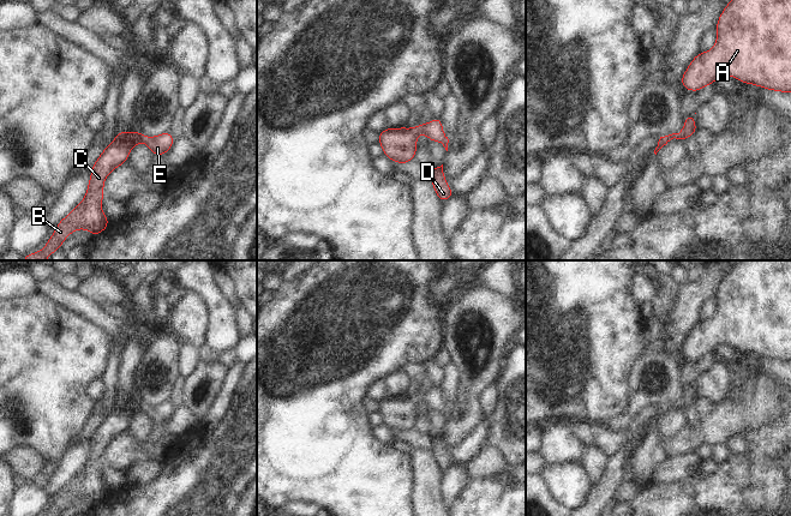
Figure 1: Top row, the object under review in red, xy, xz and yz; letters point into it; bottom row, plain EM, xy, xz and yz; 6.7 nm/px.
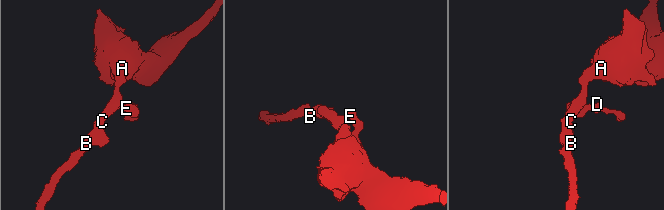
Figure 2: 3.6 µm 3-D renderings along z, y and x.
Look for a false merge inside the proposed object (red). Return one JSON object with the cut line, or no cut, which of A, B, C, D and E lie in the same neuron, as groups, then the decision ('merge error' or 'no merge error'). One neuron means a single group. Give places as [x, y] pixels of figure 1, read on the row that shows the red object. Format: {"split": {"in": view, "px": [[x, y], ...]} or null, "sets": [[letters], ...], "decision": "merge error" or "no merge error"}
{"split": null, "sets": [["A", "B", "C", "D", "E"]], "decision": "no merge error"}

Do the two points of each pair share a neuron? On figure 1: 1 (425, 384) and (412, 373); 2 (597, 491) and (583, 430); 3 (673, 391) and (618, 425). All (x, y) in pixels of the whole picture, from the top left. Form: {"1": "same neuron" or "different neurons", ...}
{"1": "same neuron", "2": "different neurons", "3": "same neuron"}

